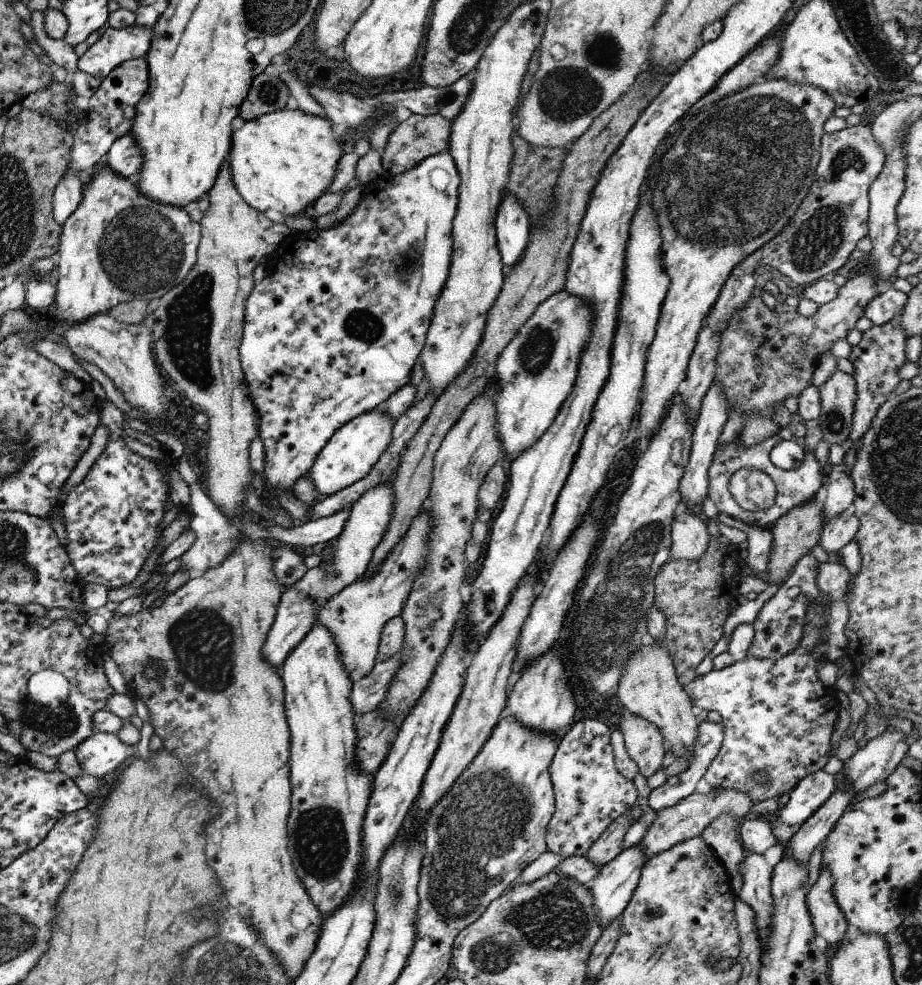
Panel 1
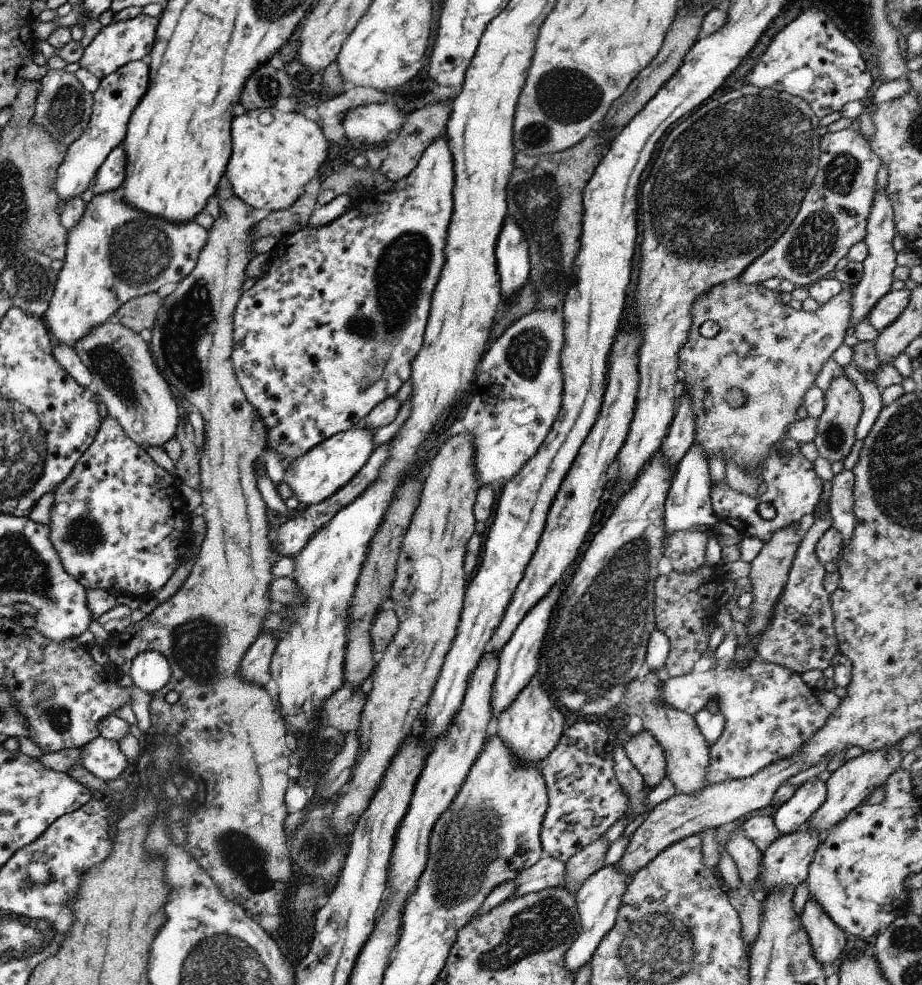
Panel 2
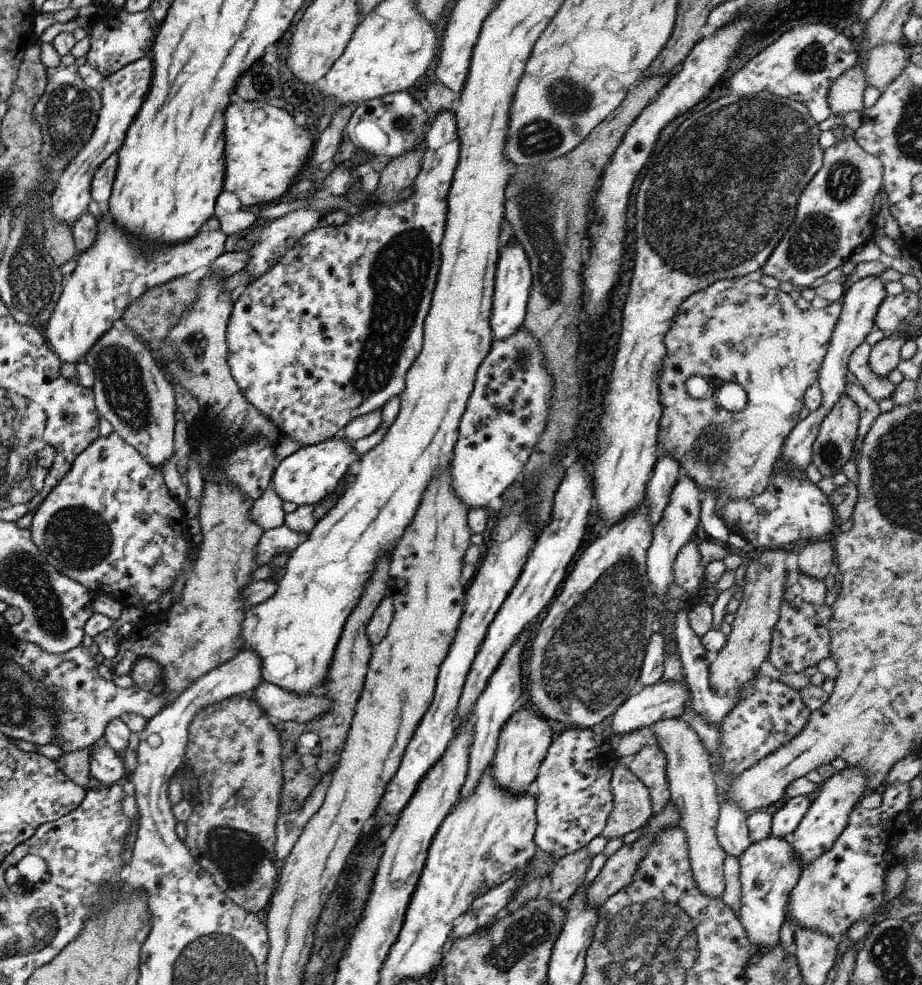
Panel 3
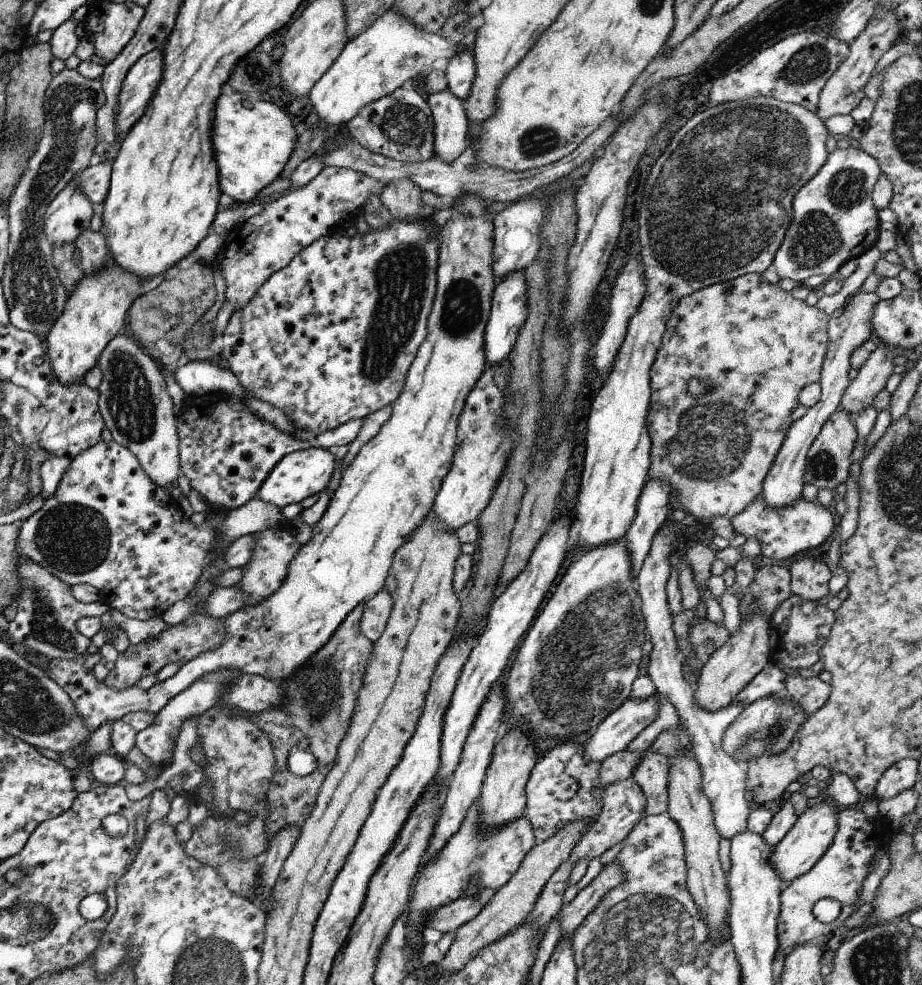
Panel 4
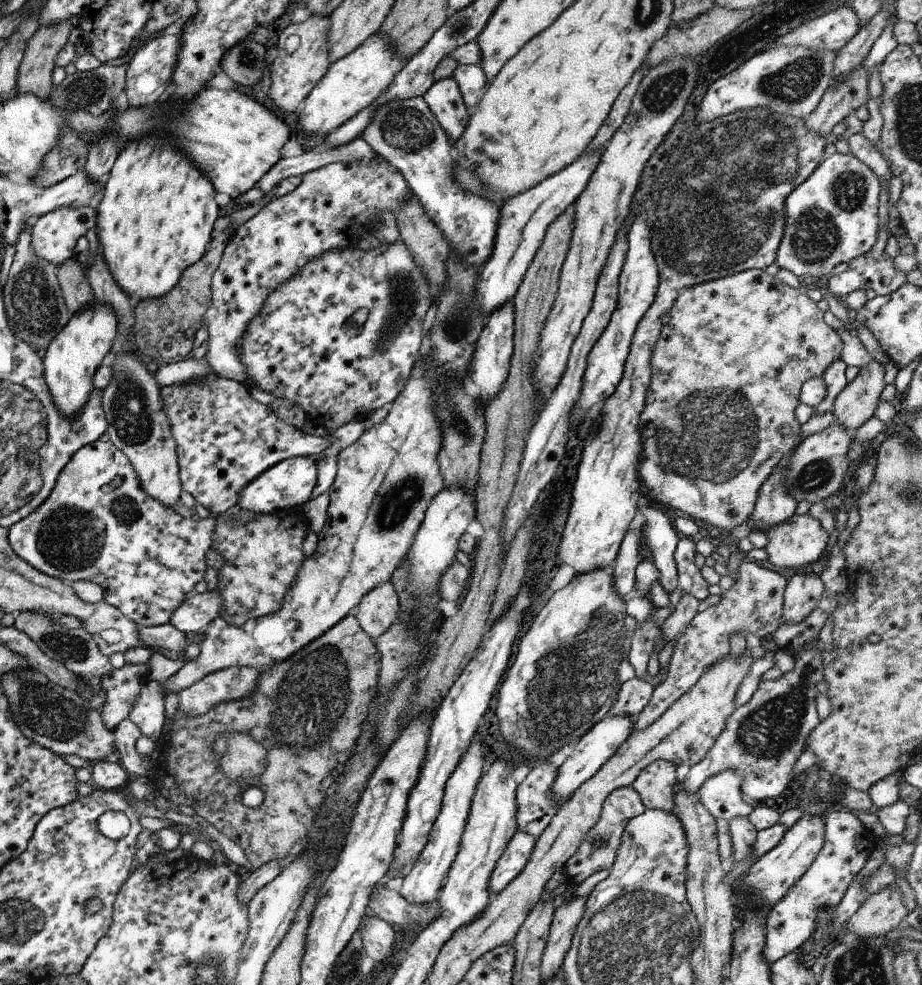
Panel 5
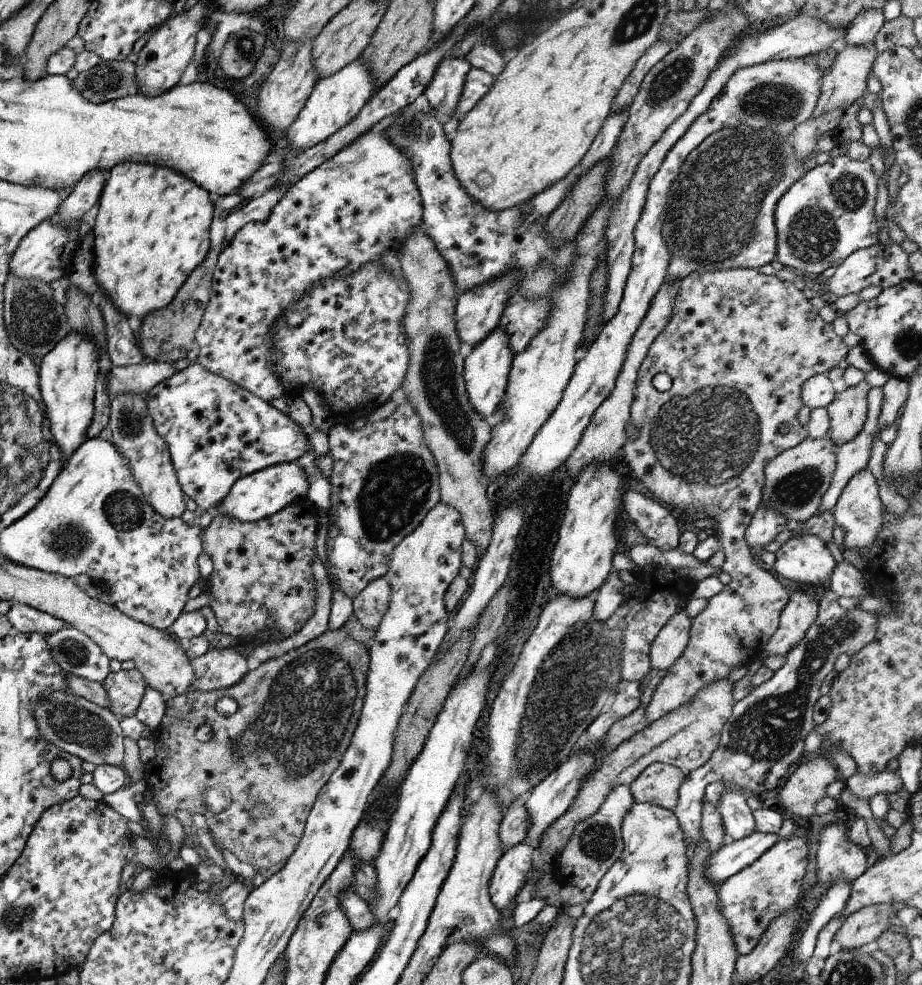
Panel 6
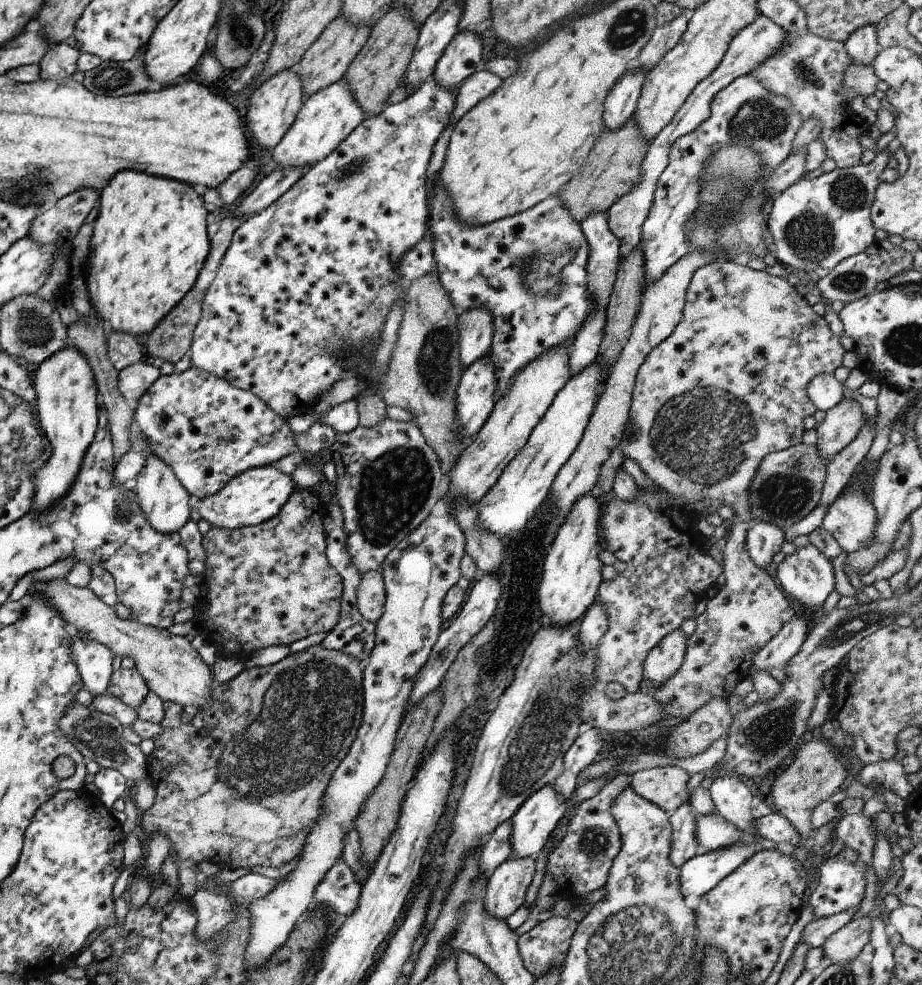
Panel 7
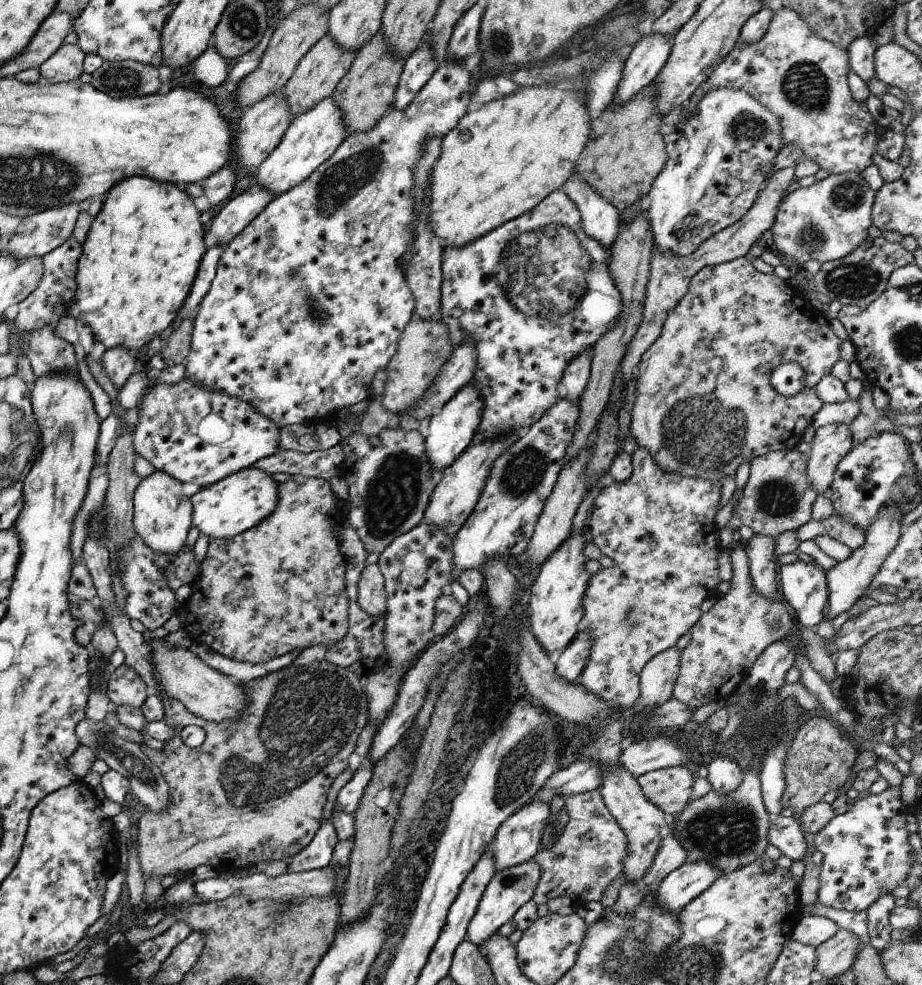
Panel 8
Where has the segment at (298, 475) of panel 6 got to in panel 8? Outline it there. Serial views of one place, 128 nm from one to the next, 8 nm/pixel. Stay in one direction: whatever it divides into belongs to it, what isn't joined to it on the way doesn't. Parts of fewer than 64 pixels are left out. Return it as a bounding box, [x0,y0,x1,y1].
[190,465,278,539]

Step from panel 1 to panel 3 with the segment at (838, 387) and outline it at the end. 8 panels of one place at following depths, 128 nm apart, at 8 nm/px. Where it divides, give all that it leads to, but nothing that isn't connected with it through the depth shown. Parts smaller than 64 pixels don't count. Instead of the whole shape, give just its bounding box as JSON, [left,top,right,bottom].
[811,392,857,477]

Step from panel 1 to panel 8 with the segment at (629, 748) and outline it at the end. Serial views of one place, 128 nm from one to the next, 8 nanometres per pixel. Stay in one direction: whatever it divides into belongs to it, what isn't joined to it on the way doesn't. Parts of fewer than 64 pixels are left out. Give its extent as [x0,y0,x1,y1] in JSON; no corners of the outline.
[636,763,694,815]

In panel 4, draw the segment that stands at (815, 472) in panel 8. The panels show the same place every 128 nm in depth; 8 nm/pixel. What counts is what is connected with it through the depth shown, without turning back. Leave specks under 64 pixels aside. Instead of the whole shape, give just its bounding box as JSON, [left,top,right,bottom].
[839,343,895,414]

